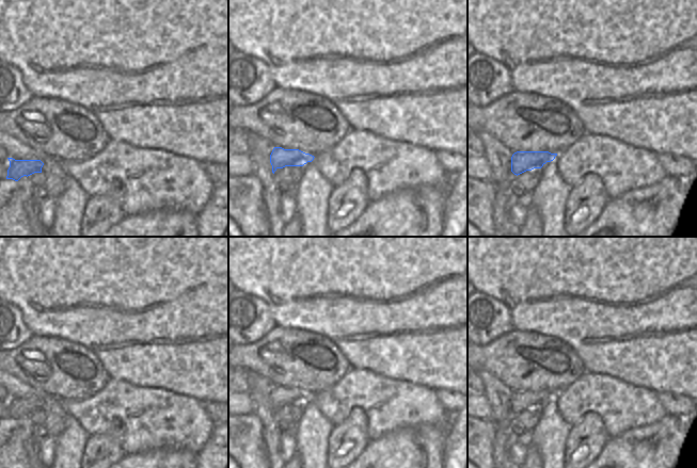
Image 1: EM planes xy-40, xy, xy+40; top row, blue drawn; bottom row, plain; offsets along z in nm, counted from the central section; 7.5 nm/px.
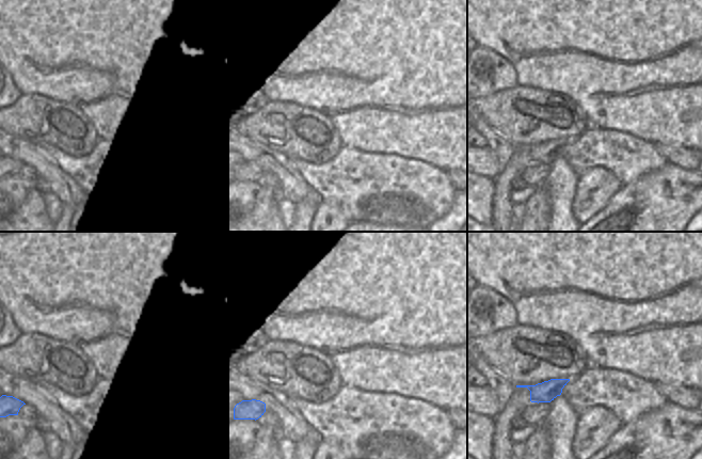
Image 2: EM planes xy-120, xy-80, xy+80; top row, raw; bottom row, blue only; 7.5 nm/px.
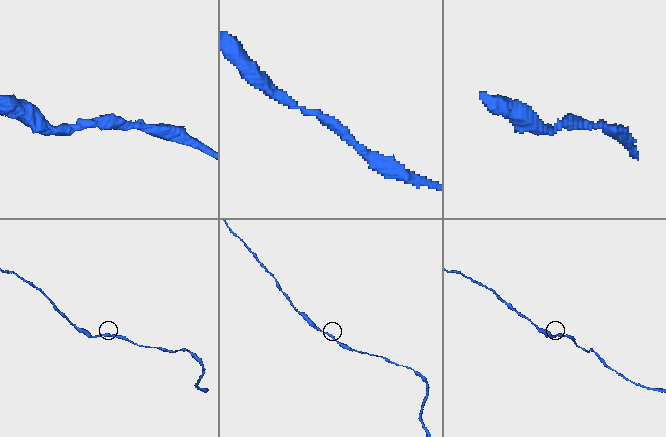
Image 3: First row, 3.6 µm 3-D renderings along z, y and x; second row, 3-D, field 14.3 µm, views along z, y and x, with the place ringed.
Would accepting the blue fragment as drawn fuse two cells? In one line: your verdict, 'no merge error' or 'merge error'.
no merge error

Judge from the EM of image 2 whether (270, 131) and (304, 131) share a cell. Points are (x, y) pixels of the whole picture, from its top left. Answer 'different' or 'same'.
same

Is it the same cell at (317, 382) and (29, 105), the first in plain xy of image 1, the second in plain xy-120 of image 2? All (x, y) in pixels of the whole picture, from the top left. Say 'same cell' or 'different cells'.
same cell

